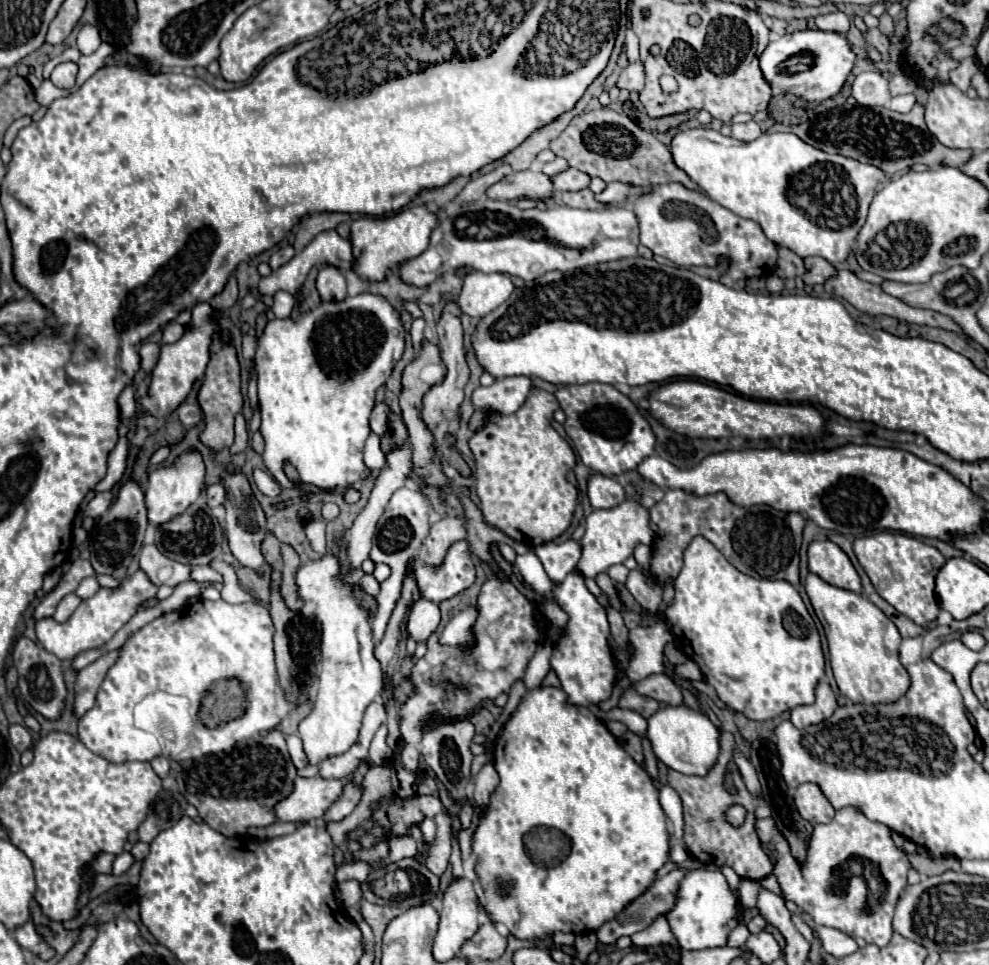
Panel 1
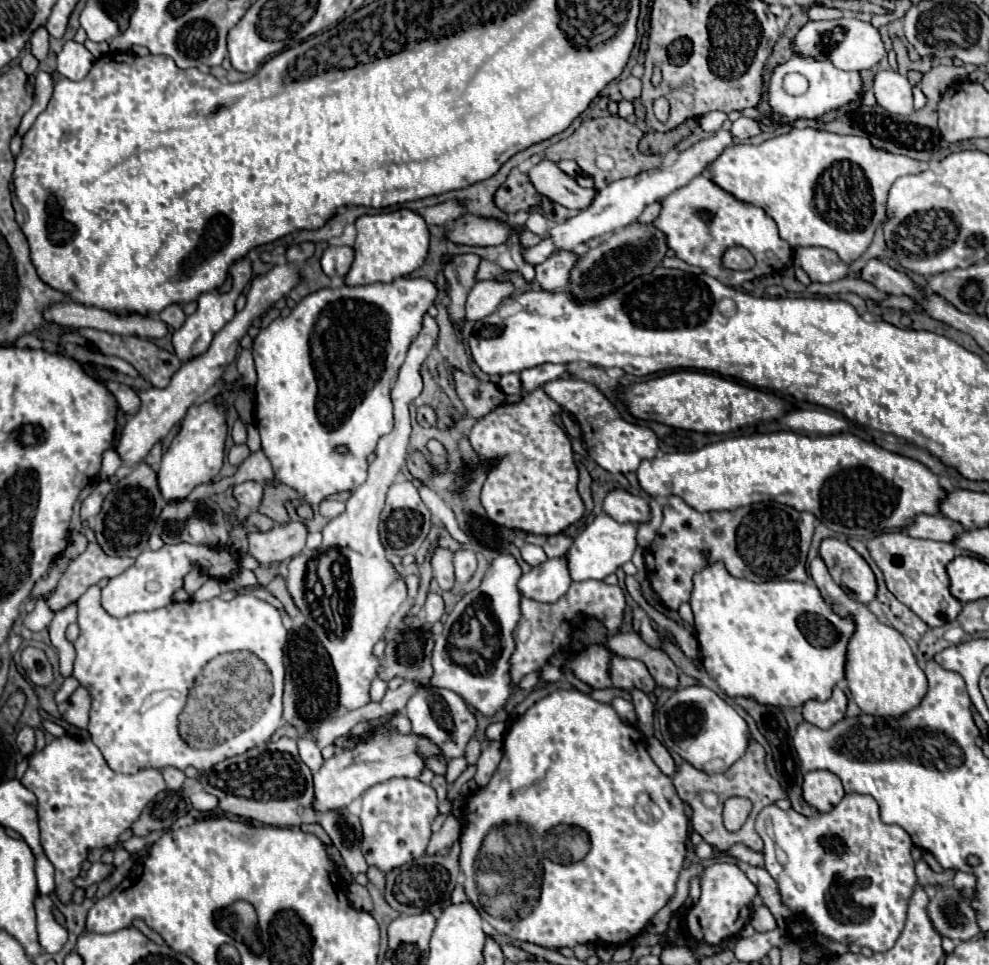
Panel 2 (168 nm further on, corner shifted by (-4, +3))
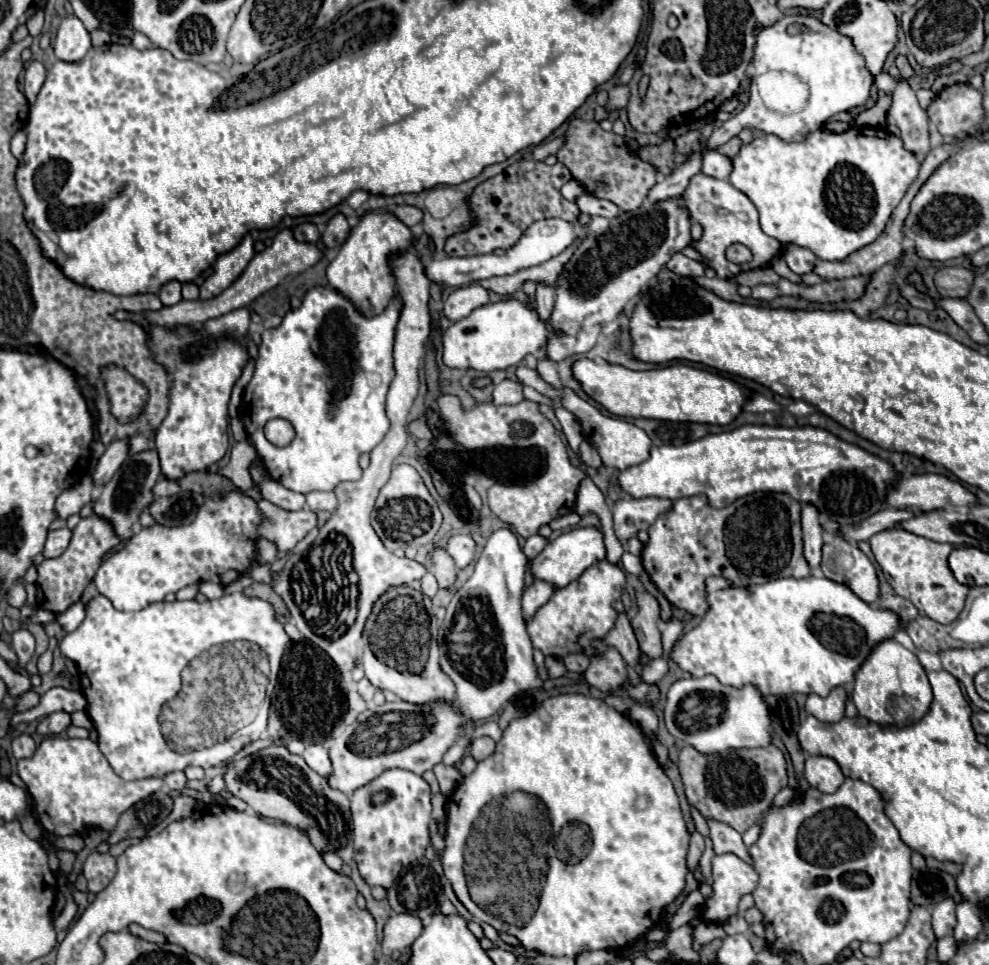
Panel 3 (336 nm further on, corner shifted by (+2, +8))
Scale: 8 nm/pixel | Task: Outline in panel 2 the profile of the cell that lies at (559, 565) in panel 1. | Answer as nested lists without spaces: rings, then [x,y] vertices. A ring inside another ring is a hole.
[[[564,558],[546,560],[540,566],[534,566],[528,574],[523,574],[518,582],[520,592],[526,598],[538,602],[556,602],[570,588],[570,574]]]

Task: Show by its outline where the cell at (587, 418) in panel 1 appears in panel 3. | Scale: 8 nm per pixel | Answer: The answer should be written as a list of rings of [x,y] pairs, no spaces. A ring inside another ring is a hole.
[[[520,365],[520,367],[516,369],[516,377],[520,379],[520,383],[534,387],[538,393],[560,399],[560,401],[562,401],[562,407],[576,415],[576,419],[578,419],[580,425],[582,425],[584,439],[586,439],[592,447],[598,449],[598,455],[600,455],[604,467],[612,467],[612,469],[620,469],[620,471],[622,471],[622,469],[628,469],[628,467],[638,465],[638,463],[642,463],[642,461],[648,459],[650,437],[648,437],[640,427],[636,427],[634,423],[628,423],[628,421],[618,419],[618,417],[608,417],[608,415],[604,415],[598,407],[590,405],[586,399],[578,397],[578,395],[576,395],[572,389],[568,389],[568,387],[564,387],[564,389],[554,389],[550,383],[546,383],[546,381],[540,377],[540,373],[538,373],[536,369],[530,369],[528,365]]]

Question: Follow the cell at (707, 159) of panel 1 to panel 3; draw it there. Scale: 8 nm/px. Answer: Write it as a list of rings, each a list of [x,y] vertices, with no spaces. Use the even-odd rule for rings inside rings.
[[[852,127],[844,133],[828,133],[824,129],[818,129],[818,131],[812,131],[808,133],[802,141],[784,141],[776,135],[762,135],[762,137],[756,137],[752,139],[750,143],[742,145],[740,151],[732,157],[732,173],[728,177],[728,181],[742,193],[746,193],[750,197],[750,201],[756,205],[758,213],[760,213],[760,225],[762,225],[762,231],[774,239],[778,239],[782,245],[788,245],[788,243],[794,243],[794,245],[800,245],[800,247],[806,247],[810,251],[814,251],[814,255],[818,259],[824,259],[824,261],[840,261],[840,259],[846,259],[850,253],[862,249],[864,245],[872,243],[884,229],[890,213],[894,211],[894,207],[900,203],[900,199],[906,195],[908,187],[916,181],[918,177],[918,169],[920,169],[920,161],[918,157],[908,151],[902,143],[900,137],[896,137],[894,133],[890,131],[882,131],[882,129],[872,129],[872,127]]]

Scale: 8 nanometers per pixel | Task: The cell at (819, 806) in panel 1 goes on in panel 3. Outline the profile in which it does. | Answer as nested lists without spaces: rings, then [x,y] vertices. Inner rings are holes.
[[[808,757],[804,765],[804,777],[810,787],[820,793],[836,793],[836,789],[844,783],[844,775],[836,761],[830,757]]]

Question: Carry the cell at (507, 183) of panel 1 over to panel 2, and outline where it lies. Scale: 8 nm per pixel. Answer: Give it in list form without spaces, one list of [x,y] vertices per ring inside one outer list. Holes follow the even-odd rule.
[[[542,160],[528,172],[534,188],[552,202],[572,210],[584,210],[594,200],[594,190],[580,188],[572,176],[562,172],[554,162]]]

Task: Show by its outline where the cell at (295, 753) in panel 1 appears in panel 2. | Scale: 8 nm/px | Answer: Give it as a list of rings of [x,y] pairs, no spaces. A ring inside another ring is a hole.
[[[300,738],[298,740],[298,750],[300,750],[300,756],[304,760],[304,764],[314,772],[314,770],[320,770],[320,766],[324,764],[324,758],[320,754],[320,748],[312,742],[312,740],[306,740],[306,738]]]

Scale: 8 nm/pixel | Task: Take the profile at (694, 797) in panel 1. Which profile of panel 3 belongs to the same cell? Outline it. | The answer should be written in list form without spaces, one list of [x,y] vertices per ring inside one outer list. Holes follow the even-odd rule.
[[[686,745],[678,757],[678,769],[686,789],[688,803],[696,807],[704,819],[714,819],[746,833],[772,803],[774,795],[788,785],[786,759],[774,745],[756,749],[736,749],[728,755],[700,755]]]

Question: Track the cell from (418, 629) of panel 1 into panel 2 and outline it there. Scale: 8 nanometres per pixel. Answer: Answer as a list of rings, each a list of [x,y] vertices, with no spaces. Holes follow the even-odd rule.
[[[428,592],[428,598],[426,598],[426,604],[424,604],[424,618],[426,622],[434,624],[442,618],[444,614],[444,602],[442,602],[442,596],[438,592]]]

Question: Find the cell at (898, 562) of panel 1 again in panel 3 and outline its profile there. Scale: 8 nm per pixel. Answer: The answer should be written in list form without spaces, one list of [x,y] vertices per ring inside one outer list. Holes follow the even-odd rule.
[[[904,529],[876,533],[868,539],[868,543],[872,547],[876,563],[882,567],[886,581],[900,597],[910,599],[920,615],[926,615],[942,625],[952,623],[960,615],[960,611],[964,609],[968,587],[960,585],[948,569],[948,555],[952,551],[948,543],[936,543]]]

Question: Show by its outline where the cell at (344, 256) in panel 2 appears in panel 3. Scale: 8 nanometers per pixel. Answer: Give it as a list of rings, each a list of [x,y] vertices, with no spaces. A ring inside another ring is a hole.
[[[336,215],[330,219],[326,231],[322,233],[322,243],[326,249],[338,249],[350,233],[350,225],[344,215]]]

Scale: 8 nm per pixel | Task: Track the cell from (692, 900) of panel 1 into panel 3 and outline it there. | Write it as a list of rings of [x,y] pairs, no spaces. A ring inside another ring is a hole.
[[[714,855],[712,859],[712,895],[704,901],[700,911],[702,921],[706,923],[726,923],[738,911],[742,895],[748,895],[756,889],[758,875],[756,871],[740,861],[736,855]]]

